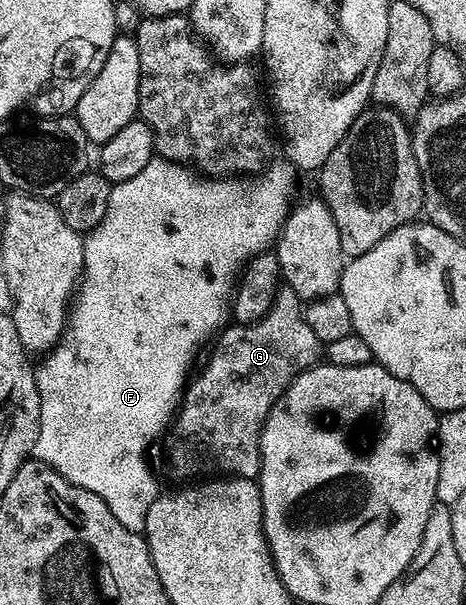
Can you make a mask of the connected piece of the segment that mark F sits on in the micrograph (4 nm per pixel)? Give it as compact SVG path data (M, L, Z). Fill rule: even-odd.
M155 158L150 164L143 166L143 170L135 174L135 178L127 178L127 182L112 185L111 198L107 202L107 214L103 222L99 222L99 226L95 226L84 237L85 270L81 273L81 283L75 292L75 303L65 325L65 334L61 337L61 343L40 357L41 365L38 363L35 368L41 403L35 456L47 466L54 468L63 478L67 478L67 482L91 490L91 494L99 494L99 498L107 502L107 510L111 510L111 514L115 514L115 518L119 518L119 522L123 522L127 530L144 533L147 510L151 510L151 502L155 502L159 495L157 480L153 477L148 462L145 461L149 443L157 435L158 439L168 429L190 379L189 367L197 356L197 347L205 339L208 341L226 323L231 312L231 297L245 265L257 253L270 251L274 247L276 238L281 232L281 224L289 216L291 207L289 199L297 188L297 177L298 173L288 162L270 163L252 178L210 178L198 174L192 167L184 164Z

